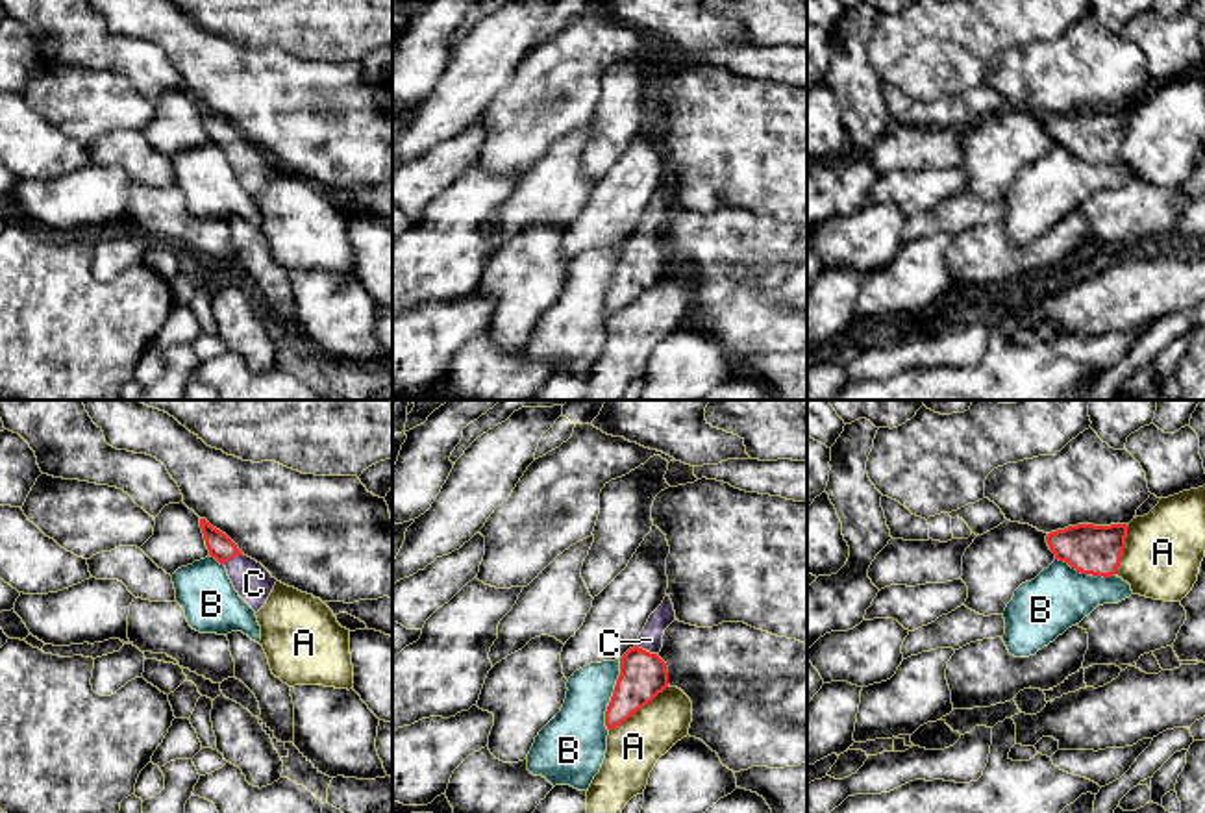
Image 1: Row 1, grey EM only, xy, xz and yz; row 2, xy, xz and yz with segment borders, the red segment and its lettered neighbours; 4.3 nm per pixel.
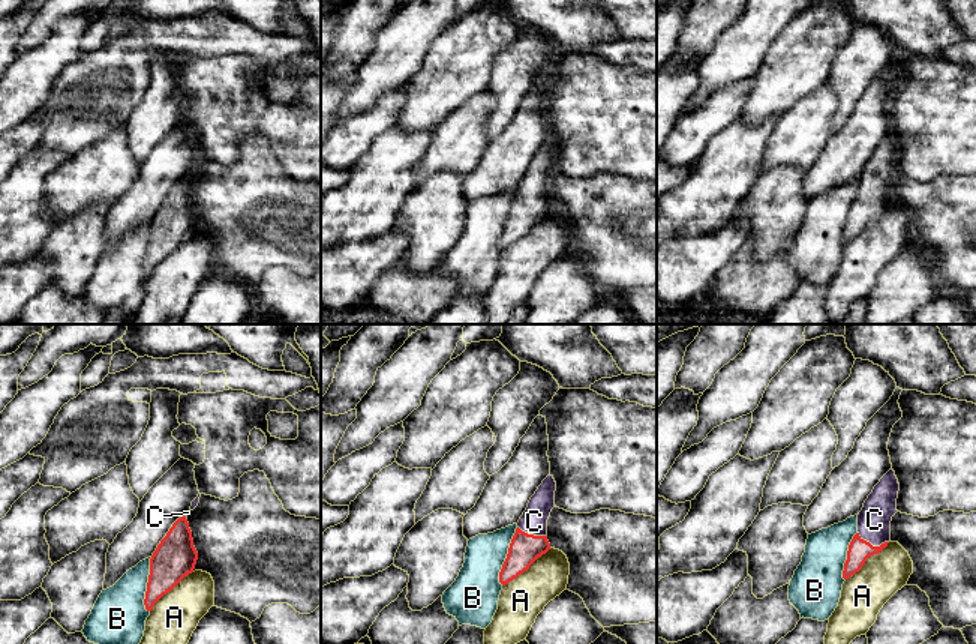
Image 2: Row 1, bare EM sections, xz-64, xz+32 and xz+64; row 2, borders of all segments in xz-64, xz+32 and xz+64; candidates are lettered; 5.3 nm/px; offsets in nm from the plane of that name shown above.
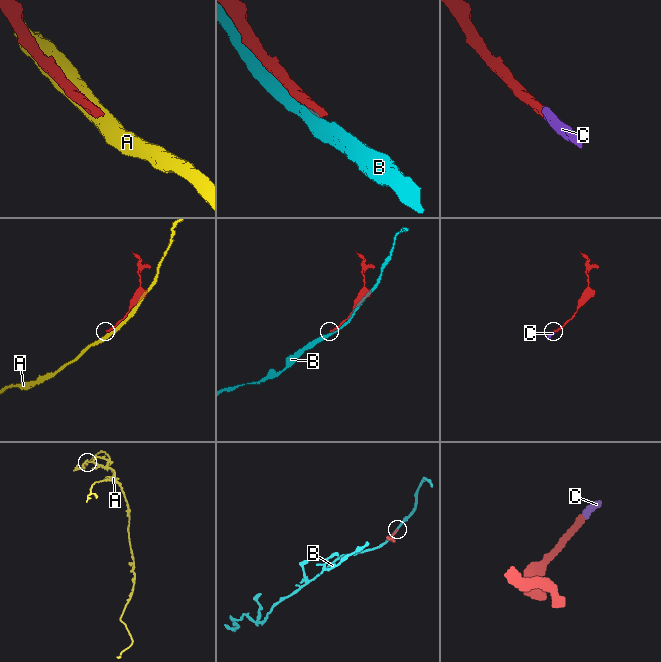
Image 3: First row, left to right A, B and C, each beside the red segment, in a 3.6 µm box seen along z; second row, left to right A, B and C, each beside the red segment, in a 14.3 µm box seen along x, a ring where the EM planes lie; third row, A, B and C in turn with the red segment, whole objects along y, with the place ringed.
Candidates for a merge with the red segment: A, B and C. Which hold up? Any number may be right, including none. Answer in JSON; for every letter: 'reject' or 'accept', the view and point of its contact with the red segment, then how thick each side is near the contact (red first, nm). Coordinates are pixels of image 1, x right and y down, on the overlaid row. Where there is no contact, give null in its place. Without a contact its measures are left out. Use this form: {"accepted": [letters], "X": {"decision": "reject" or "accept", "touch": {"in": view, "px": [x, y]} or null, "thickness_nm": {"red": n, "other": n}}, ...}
{"accepted": ["C"], "A": {"decision": "reject", "touch": {"in": "xz", "px": [639, 708]}, "thickness_nm": {"red": 200, "other": 240}}, "B": {"decision": "reject", "touch": {"in": "xz", "px": [613, 695]}, "thickness_nm": {"red": 200, "other": 280}}, "C": {"decision": "accept", "touch": {"in": "xz", "px": [645, 650]}, "thickness_nm": {"red": 200, "other": 110}}}

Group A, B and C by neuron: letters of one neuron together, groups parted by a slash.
A / B / C

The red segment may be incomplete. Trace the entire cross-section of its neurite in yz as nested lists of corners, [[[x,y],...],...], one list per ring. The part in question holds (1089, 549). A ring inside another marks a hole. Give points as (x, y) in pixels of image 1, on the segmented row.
[[[1077,524],[1046,535],[1055,559],[1081,574],[1114,576],[1125,548],[1129,524]]]

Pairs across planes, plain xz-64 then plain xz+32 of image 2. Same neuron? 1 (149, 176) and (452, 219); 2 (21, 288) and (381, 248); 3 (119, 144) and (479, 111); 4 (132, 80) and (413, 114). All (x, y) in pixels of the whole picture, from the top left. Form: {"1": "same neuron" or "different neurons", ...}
{"1": "different neurons", "2": "same neuron", "3": "same neuron", "4": "same neuron"}

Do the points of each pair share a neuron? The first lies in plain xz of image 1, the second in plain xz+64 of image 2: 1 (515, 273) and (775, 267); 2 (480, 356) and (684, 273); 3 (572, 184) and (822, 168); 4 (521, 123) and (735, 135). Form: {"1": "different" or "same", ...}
{"1": "different", "2": "different", "3": "different", "4": "different"}

